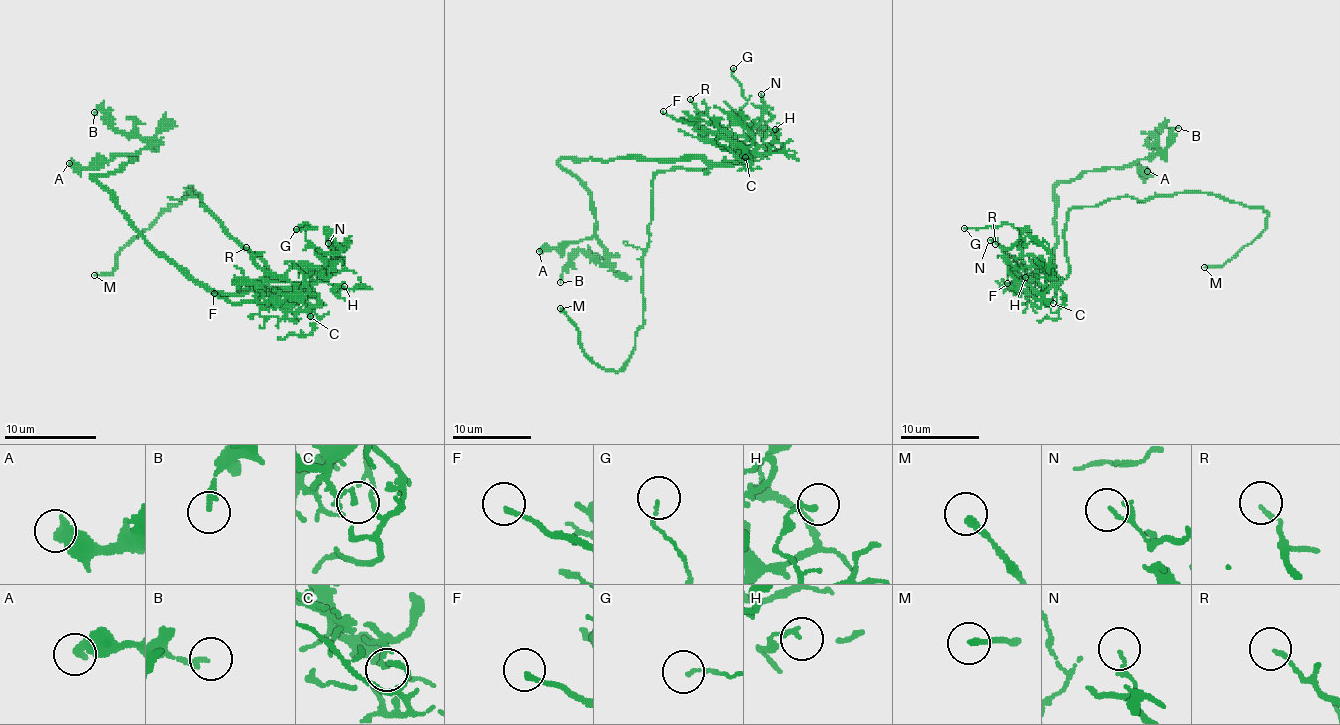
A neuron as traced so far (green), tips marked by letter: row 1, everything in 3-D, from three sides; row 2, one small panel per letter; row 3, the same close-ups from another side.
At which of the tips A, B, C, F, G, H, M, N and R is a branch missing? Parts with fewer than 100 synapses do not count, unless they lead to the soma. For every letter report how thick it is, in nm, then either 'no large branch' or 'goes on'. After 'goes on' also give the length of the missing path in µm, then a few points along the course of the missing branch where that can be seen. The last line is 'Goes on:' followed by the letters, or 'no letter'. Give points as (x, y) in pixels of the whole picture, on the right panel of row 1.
A: 400 nm | no large branch
B: 190 nm | no large branch
C: 120 nm | no large branch
F: 160 nm | no large branch
G: 90 nm | no large branch
H: 160 nm | no large branch
M: 200 nm | goes on | 20 µm | (1204, 267), (1167, 263), (1104, 263), (1098, 267), (1096, 263)
N: 80 nm | no large branch
R: 110 nm | no large branch
Goes on: M

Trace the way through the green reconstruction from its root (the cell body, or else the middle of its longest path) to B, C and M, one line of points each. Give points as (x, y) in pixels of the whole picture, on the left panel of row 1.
B: (266, 277), (266, 291), (216, 293), (165, 259), (92, 179), (113, 174), (147, 144), (94, 112)
C: (266, 277), (264, 284), (269, 289), (296, 289), (303, 296), (310, 316)
M: (266, 277), (266, 266), (227, 231), (191, 188), (188, 195), (120, 252), (117, 266), (110, 273), (94, 275)

